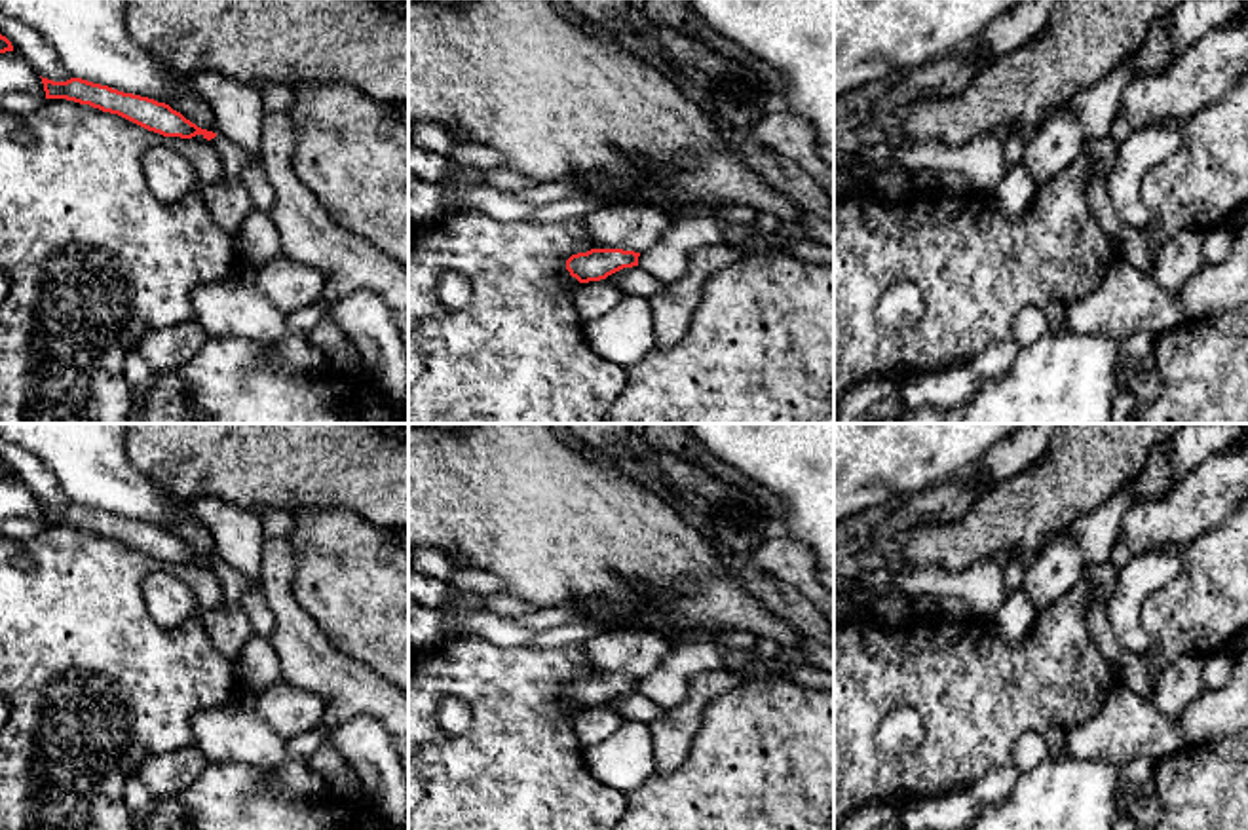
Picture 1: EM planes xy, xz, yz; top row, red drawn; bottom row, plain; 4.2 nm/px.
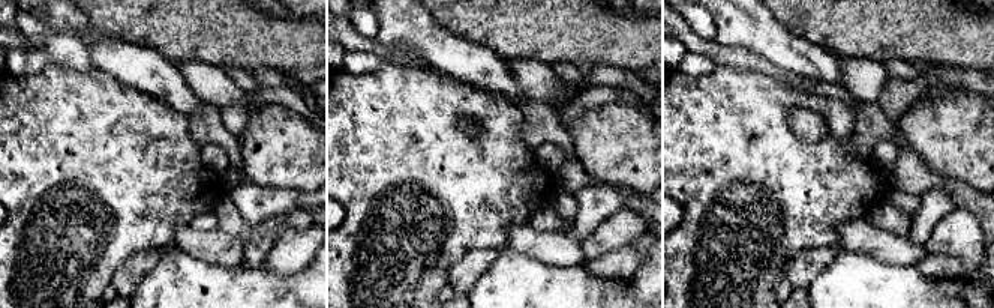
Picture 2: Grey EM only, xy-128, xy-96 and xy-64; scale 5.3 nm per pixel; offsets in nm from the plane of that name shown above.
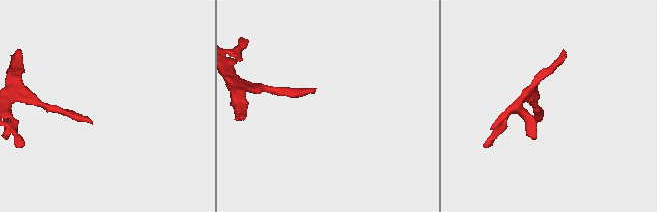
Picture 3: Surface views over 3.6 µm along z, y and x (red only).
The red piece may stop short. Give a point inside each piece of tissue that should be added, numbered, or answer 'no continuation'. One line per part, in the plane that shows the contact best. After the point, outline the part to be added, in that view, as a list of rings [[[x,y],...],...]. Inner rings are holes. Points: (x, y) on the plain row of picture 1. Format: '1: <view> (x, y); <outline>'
1: xy (168, 601); [[[217,558],[209,566],[222,587],[222,606],[203,612],[194,594],[179,579],[165,572],[152,572],[142,579],[142,596],[150,617],[161,627],[173,627],[186,617],[199,617],[213,644],[228,659],[239,659],[243,644],[253,629],[243,612],[243,596],[253,579]]]

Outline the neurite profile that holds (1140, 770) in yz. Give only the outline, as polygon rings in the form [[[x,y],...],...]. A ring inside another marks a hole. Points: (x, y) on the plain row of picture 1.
[[[1144,756],[1130,760],[1121,767],[1121,783],[1145,783],[1153,777],[1153,760],[1147,760]]]

